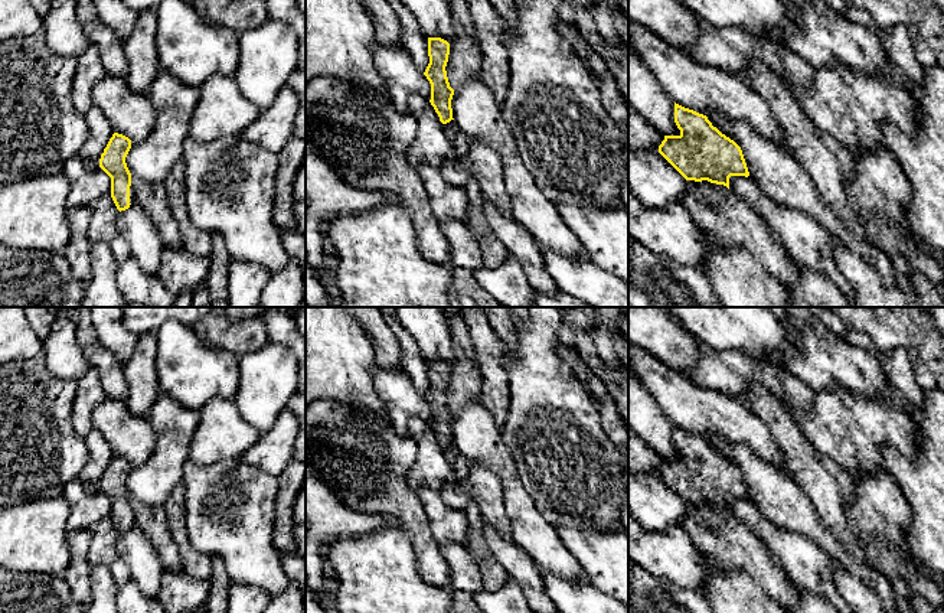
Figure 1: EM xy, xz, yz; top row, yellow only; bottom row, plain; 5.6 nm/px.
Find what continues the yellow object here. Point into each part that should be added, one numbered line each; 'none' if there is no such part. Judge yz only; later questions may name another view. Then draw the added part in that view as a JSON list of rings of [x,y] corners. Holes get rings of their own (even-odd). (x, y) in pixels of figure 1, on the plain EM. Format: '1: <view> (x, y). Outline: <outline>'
none

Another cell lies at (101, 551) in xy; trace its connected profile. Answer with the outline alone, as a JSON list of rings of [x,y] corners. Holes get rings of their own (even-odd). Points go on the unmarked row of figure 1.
[[[111,516],[102,518],[92,529],[88,560],[91,567],[105,565],[117,586],[123,586],[131,580],[131,571],[115,548],[118,538],[120,534],[111,521]]]

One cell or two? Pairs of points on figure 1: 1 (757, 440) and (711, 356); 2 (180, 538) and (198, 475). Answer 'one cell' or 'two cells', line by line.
1: two cells
2: two cells

